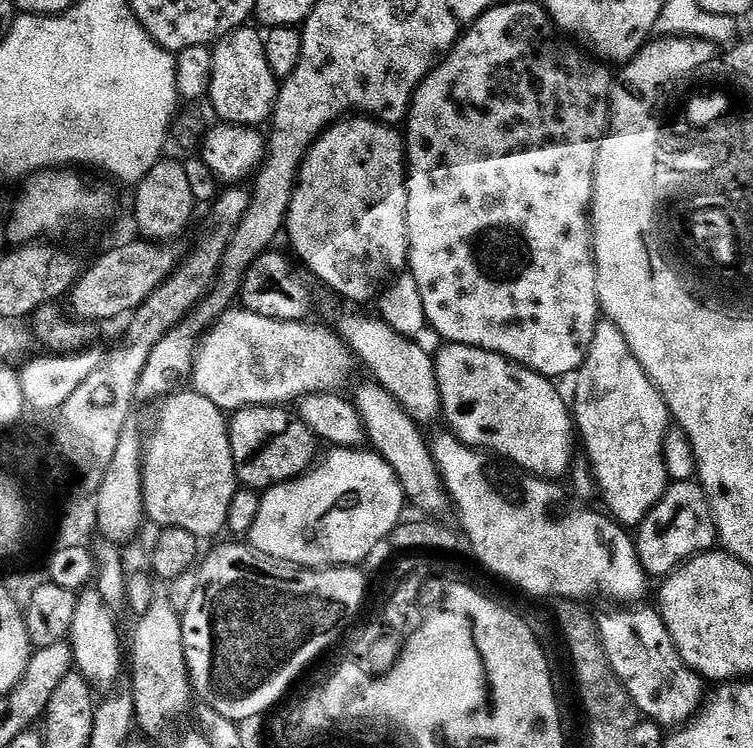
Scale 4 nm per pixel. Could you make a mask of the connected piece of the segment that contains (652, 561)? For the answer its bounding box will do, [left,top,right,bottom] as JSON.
[635,480,717,578]

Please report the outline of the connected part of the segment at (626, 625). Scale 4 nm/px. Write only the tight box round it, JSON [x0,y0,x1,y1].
[599,606,705,730]

